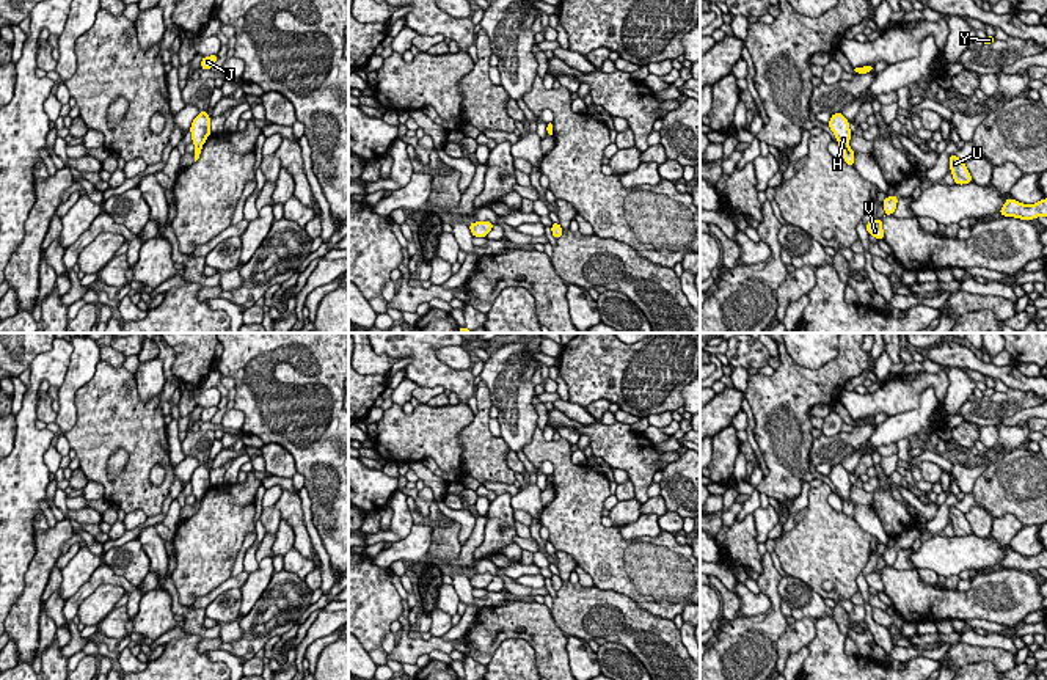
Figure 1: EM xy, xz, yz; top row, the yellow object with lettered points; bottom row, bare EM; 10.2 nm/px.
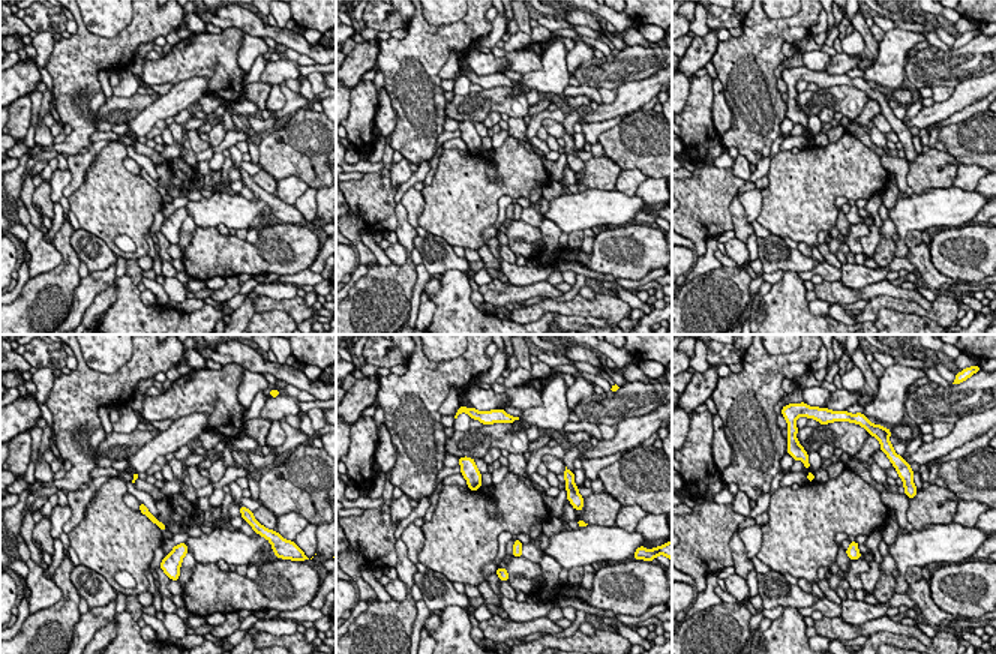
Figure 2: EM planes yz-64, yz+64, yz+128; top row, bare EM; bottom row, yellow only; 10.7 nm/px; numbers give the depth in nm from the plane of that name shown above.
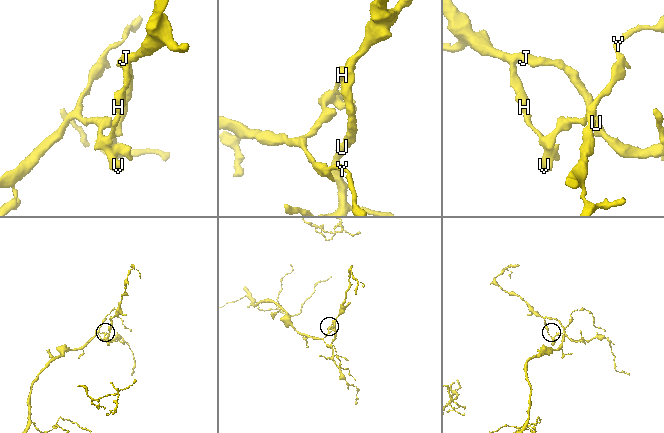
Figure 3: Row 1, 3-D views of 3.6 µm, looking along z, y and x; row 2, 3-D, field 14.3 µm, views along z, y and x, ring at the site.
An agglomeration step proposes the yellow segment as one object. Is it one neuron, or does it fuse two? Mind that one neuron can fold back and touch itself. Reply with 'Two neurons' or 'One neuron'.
Two neurons

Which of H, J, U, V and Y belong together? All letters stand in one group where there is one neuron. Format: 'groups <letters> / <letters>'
groups H J U / V Y

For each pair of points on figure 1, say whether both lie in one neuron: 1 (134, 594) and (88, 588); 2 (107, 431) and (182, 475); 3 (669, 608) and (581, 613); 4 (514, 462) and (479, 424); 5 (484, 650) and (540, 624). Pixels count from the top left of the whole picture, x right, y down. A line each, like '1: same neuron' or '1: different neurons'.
1: same neuron
2: different neurons
3: different neurons
4: different neurons
5: same neuron

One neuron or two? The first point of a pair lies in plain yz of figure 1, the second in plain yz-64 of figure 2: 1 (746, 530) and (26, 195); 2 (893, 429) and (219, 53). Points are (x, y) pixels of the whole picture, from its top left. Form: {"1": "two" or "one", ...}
{"1": "two", "2": "two"}

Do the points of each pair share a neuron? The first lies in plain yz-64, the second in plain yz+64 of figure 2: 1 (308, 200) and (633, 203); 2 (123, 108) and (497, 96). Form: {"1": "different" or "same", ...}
{"1": "different", "2": "same"}

